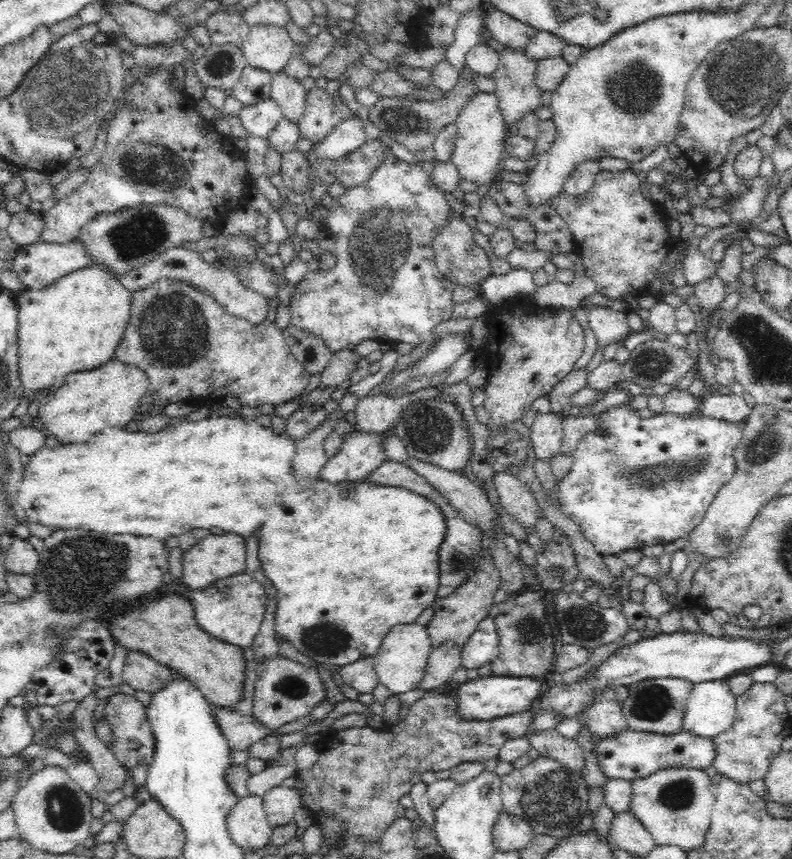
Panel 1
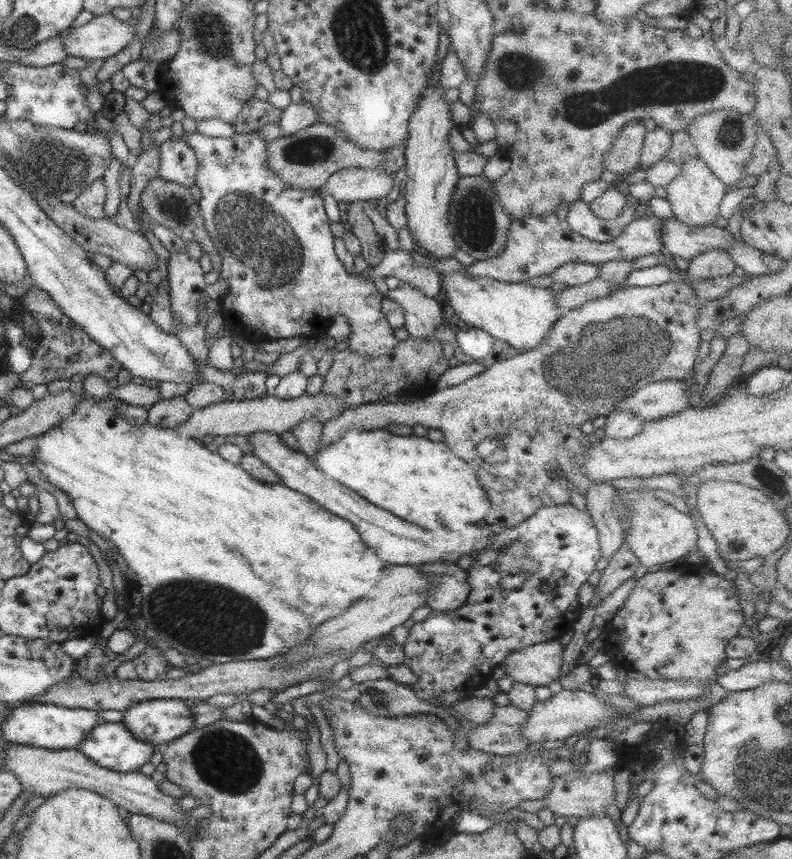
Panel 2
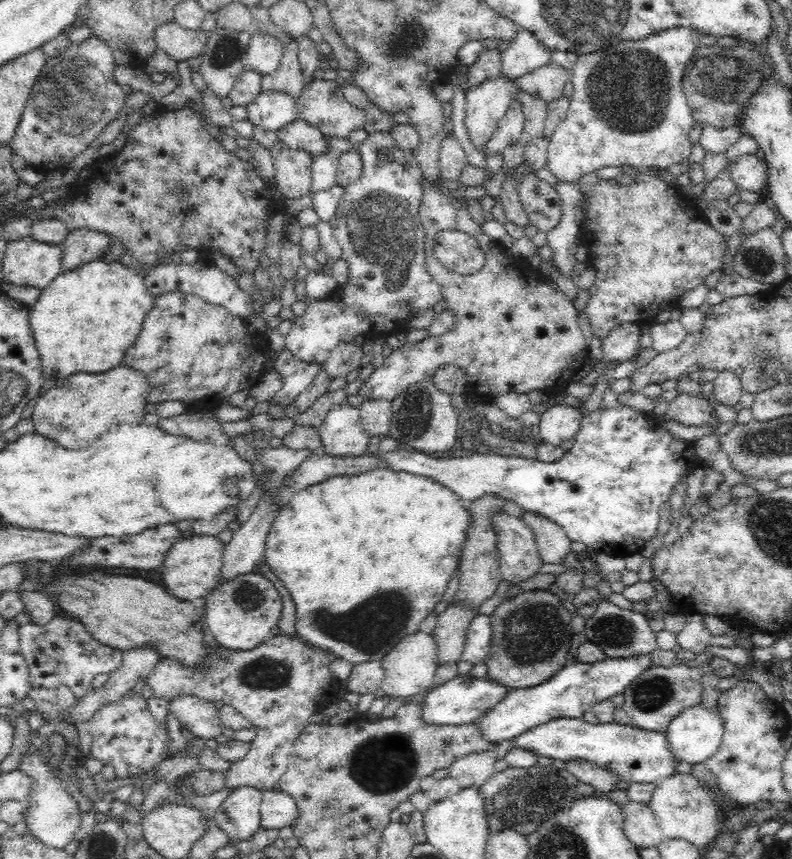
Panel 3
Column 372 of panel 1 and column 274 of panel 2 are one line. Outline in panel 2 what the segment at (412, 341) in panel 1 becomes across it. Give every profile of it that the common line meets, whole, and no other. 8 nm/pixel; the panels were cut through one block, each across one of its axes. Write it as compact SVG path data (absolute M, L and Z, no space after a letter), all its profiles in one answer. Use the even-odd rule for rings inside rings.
M184 132L171 136L187 142L195 150L197 158L196 182L202 198L199 209L208 236L221 258L221 278L228 282L222 314L236 320L246 333L258 334L270 340L313 336L323 332L321 321L332 320L335 314L342 314L351 321L350 346L357 353L371 357L386 356L399 343L395 330L386 322L381 313L381 302L385 295L378 291L369 278L355 272L348 272L334 251L334 235L324 211L324 202L316 189L292 188L280 180L267 165L267 143L255 132L236 133L228 138L212 138L200 133Z

